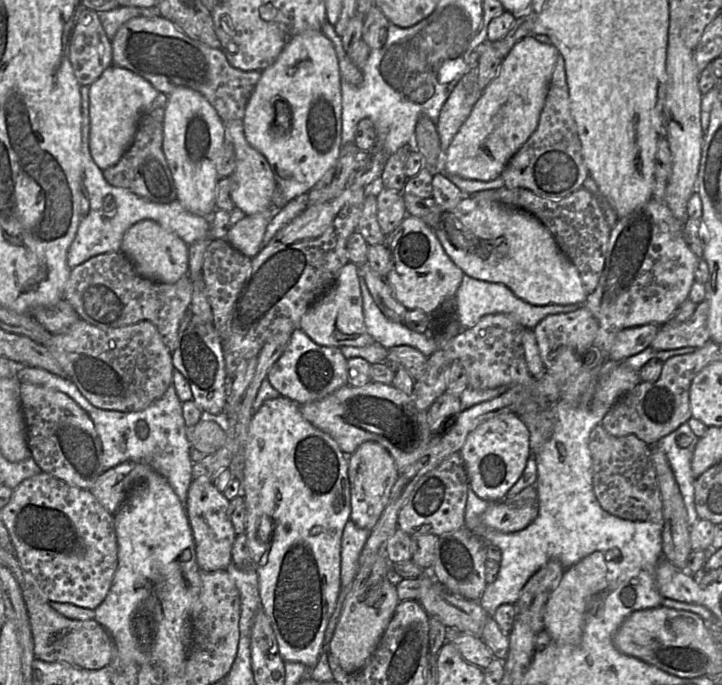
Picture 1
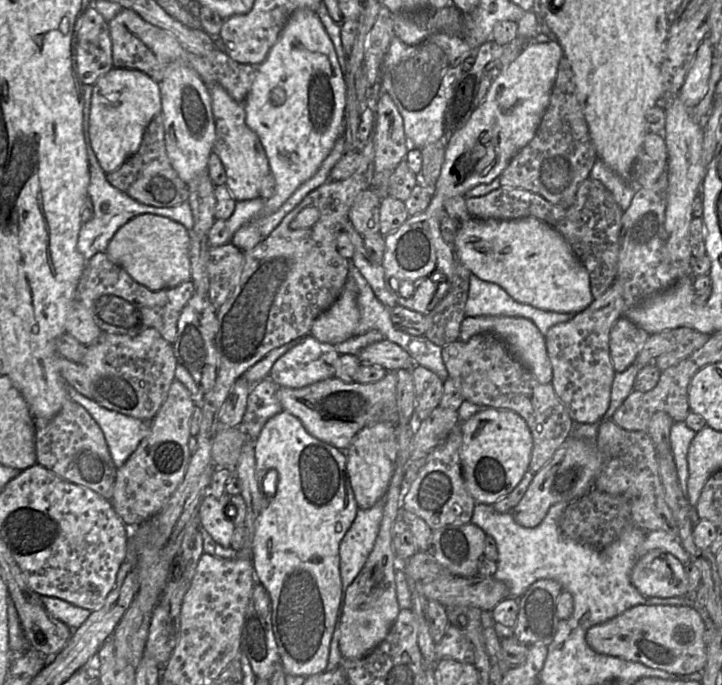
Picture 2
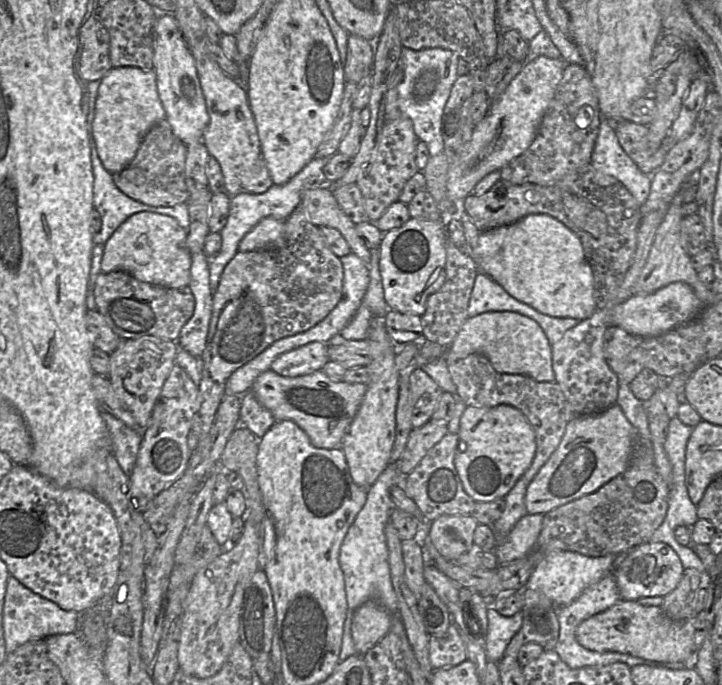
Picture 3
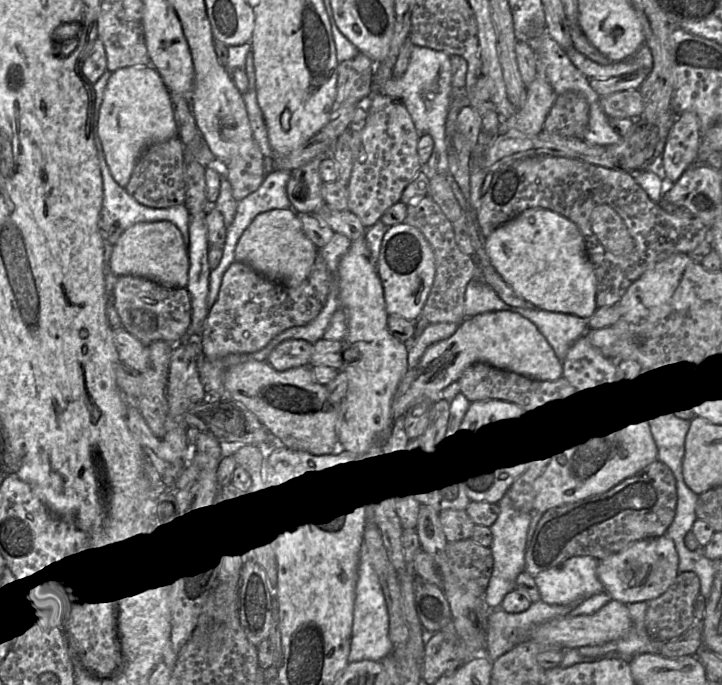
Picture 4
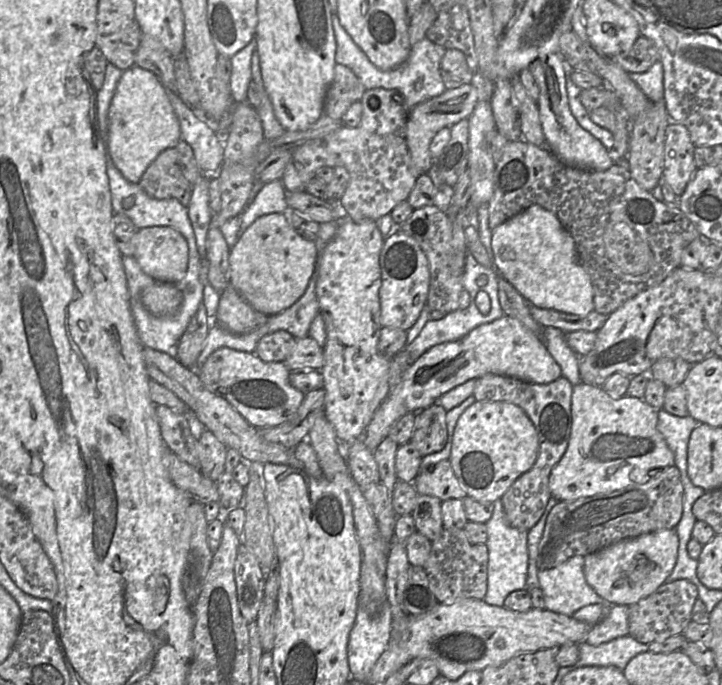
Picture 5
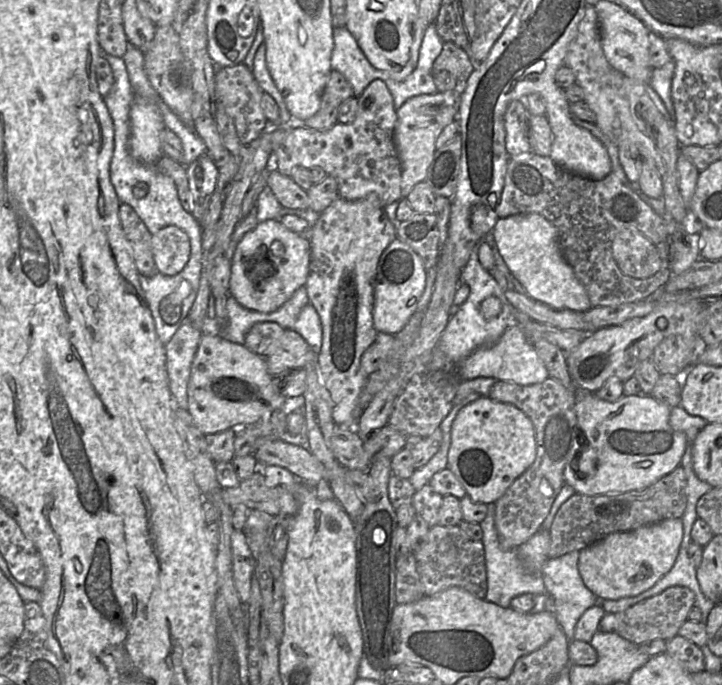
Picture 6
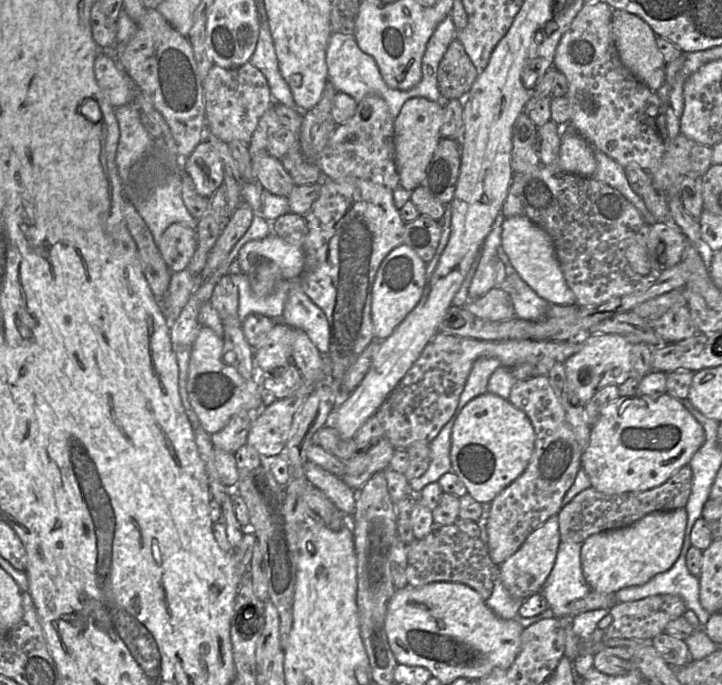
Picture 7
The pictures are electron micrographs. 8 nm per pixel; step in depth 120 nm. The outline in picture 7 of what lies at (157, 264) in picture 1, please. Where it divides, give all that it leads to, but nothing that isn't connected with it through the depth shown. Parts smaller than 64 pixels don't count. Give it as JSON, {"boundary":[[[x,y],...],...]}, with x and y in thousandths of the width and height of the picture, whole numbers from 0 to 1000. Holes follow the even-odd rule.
{"boundary":[[[252,326],[235,328],[217,356],[217,362],[237,397],[258,393],[273,361],[271,336]]]}

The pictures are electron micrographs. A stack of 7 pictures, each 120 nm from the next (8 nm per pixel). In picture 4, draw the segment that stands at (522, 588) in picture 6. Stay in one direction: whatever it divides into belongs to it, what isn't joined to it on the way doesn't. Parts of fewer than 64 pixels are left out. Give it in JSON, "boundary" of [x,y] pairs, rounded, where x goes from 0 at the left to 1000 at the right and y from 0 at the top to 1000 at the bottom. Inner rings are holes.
{"boundary":[[[701,721],[690,733],[693,749],[687,761],[679,768],[681,793],[679,801],[683,810],[681,838],[670,867],[670,880],[679,888],[693,888],[694,879],[702,866],[713,860],[713,850],[720,836],[727,831],[727,806],[730,801],[730,782],[737,759],[737,747],[717,746],[706,726]]]}

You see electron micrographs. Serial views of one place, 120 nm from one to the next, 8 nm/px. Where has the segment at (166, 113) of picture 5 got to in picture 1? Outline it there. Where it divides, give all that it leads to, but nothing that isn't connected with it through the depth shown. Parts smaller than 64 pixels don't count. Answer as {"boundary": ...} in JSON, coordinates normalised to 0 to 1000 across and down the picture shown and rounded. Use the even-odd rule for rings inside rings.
{"boundary":[[[158,93],[123,124],[123,219],[141,250],[158,242],[181,213],[195,169],[219,136],[197,111]]]}

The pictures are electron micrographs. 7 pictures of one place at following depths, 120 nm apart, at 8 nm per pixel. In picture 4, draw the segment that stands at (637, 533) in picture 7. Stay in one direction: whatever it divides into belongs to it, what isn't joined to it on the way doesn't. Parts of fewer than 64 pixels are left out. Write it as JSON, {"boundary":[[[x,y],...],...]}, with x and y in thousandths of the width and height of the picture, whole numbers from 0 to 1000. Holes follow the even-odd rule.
{"boundary":[[[922,781],[895,785],[875,793],[863,803],[832,816],[825,838],[849,876],[864,882],[899,879],[911,873],[934,851],[939,835],[940,812],[932,788]]]}

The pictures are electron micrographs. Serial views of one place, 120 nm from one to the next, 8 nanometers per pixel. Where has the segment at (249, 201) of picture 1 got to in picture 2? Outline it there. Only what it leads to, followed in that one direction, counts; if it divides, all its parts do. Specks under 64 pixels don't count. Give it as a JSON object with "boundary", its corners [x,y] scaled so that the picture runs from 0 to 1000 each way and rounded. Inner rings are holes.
{"boundary":[[[301,121],[288,126],[288,133],[298,178],[295,222],[301,225],[310,244],[312,270],[325,293],[360,288],[363,266],[374,253],[374,245],[357,199],[339,180],[338,152],[324,147],[314,133]]]}

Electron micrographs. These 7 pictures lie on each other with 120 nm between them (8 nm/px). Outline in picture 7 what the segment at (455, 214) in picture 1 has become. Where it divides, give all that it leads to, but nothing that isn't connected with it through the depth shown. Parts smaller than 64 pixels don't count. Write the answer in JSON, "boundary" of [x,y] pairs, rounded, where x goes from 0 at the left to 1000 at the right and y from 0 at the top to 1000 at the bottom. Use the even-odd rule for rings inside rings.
{"boundary":[[[724,315],[699,318],[695,327],[693,361],[704,374],[709,390],[720,406],[745,432],[762,444],[796,444],[798,434],[783,410],[769,369],[766,350],[752,333]]]}

